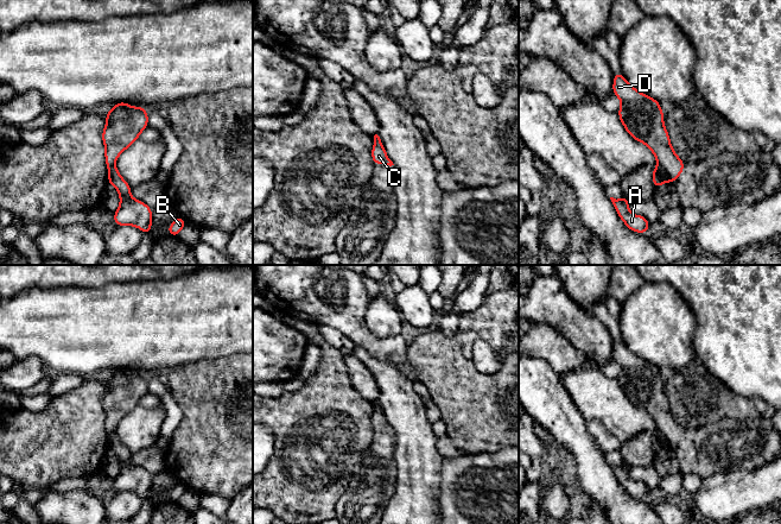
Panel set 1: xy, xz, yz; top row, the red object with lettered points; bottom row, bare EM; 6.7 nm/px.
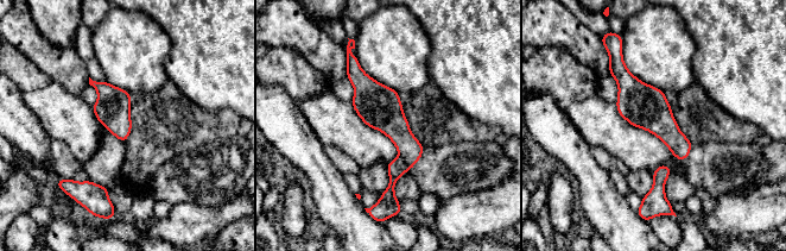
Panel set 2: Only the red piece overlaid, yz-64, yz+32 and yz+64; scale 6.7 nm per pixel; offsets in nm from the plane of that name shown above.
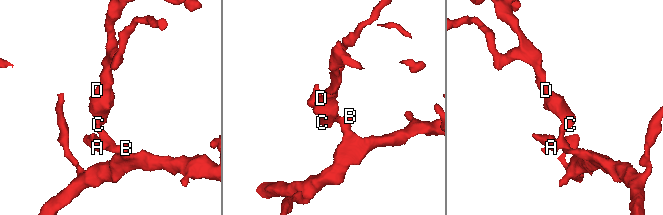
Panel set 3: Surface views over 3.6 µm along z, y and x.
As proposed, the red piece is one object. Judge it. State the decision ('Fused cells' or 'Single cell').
Fused cells

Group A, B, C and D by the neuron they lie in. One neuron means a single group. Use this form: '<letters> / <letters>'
A B / C D

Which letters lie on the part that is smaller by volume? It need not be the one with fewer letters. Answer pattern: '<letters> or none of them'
C, D

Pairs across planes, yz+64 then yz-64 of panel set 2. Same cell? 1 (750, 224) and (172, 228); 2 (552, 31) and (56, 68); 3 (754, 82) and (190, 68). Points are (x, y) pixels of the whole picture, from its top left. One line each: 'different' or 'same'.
1: same
2: same
3: same

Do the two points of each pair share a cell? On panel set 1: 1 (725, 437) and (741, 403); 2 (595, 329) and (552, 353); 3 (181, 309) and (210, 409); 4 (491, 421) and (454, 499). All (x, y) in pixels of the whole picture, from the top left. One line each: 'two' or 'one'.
1: two
2: two
3: two
4: two

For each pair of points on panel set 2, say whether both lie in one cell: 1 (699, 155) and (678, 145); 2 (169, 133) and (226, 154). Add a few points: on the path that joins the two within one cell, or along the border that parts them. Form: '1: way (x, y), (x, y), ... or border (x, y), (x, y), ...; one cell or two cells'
1: way (695, 155), (688, 154), (683, 149); one cell
2: border (229, 138), (217, 138), (176, 156); two cells

